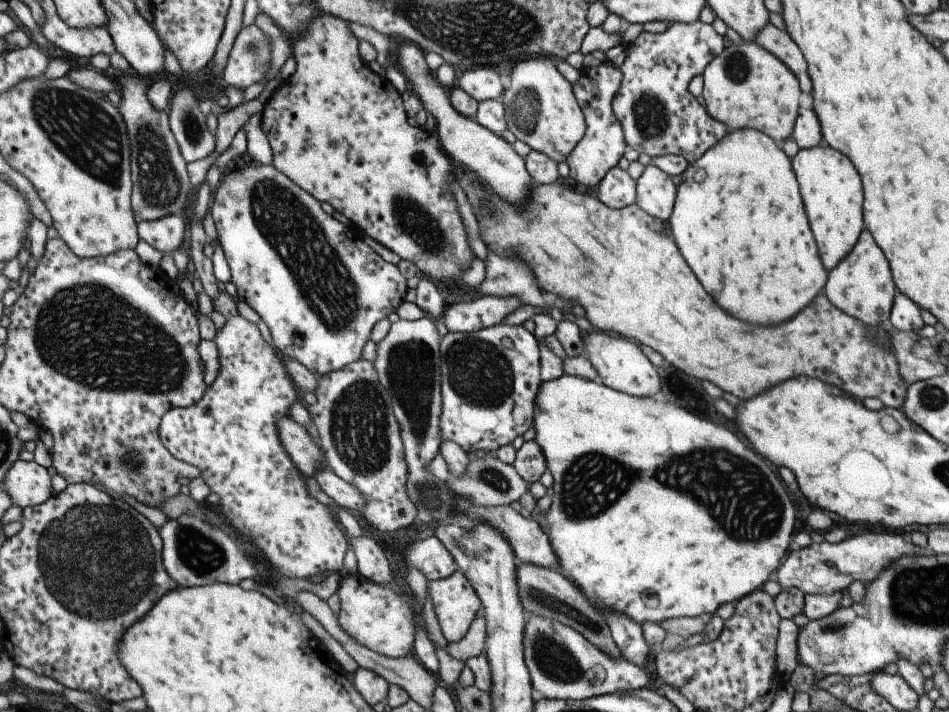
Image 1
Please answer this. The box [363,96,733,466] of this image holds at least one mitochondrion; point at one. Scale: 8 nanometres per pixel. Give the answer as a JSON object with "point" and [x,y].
{"point":[480,372]}

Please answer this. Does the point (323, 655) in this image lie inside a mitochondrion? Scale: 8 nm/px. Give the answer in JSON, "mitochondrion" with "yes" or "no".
{"mitochondrion":"no"}

